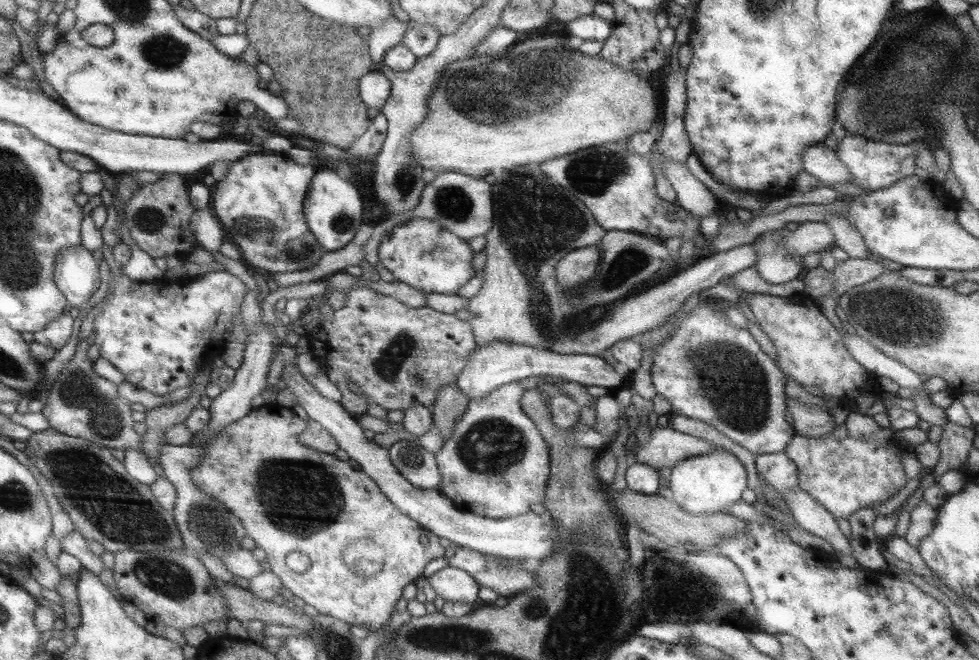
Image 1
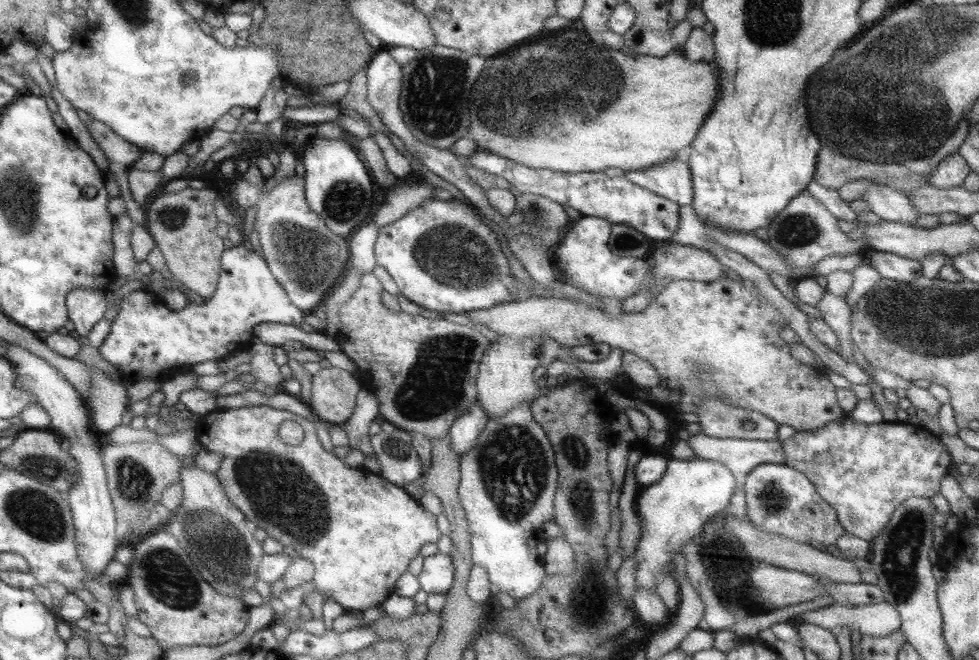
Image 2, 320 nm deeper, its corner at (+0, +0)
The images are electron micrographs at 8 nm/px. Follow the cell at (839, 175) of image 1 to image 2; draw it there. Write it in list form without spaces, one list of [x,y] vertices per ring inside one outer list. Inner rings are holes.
[[[871,181],[872,186],[863,193],[861,200],[882,220],[909,225],[920,214],[906,193],[899,192],[882,181]]]

